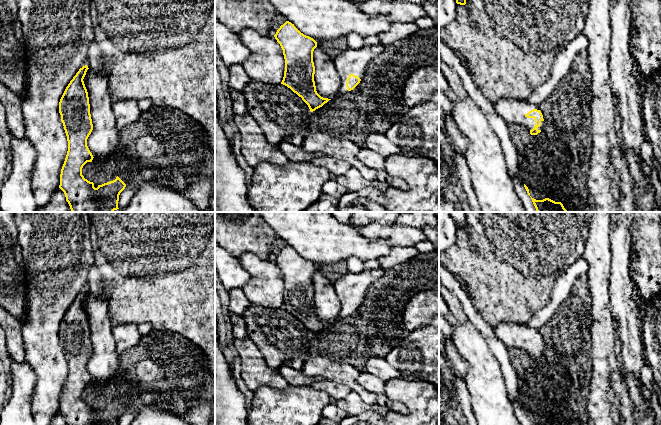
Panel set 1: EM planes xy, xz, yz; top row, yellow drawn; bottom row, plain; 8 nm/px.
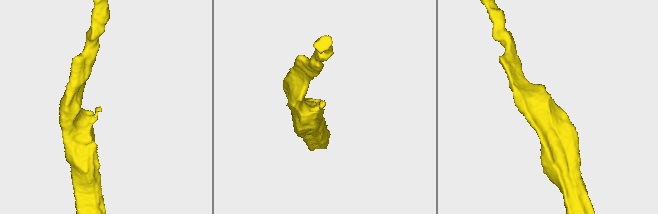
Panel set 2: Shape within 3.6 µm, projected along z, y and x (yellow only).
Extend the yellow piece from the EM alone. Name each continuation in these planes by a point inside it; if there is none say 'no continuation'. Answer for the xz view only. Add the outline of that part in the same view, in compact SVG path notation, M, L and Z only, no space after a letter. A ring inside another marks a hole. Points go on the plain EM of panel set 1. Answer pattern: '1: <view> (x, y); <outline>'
1: xz (351, 285); M381 267L375 270L363 270L359 273L350 273L347 270L333 283L341 303L339 318L348 316L346 307L350 298L354 298L362 303L367 289L375 280L383 276L384 271Z

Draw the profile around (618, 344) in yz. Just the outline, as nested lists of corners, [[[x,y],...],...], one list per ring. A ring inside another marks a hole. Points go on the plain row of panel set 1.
[[[614,318],[614,337],[615,337],[614,352],[619,364],[620,373],[622,377],[625,379],[625,371],[623,368],[623,358],[622,358],[622,342],[619,336],[618,321],[615,318]]]

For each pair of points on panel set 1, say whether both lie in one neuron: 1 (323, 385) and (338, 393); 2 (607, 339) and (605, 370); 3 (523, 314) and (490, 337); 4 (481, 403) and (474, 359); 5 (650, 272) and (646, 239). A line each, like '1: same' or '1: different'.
1: same
2: same
3: different
4: same
5: same

